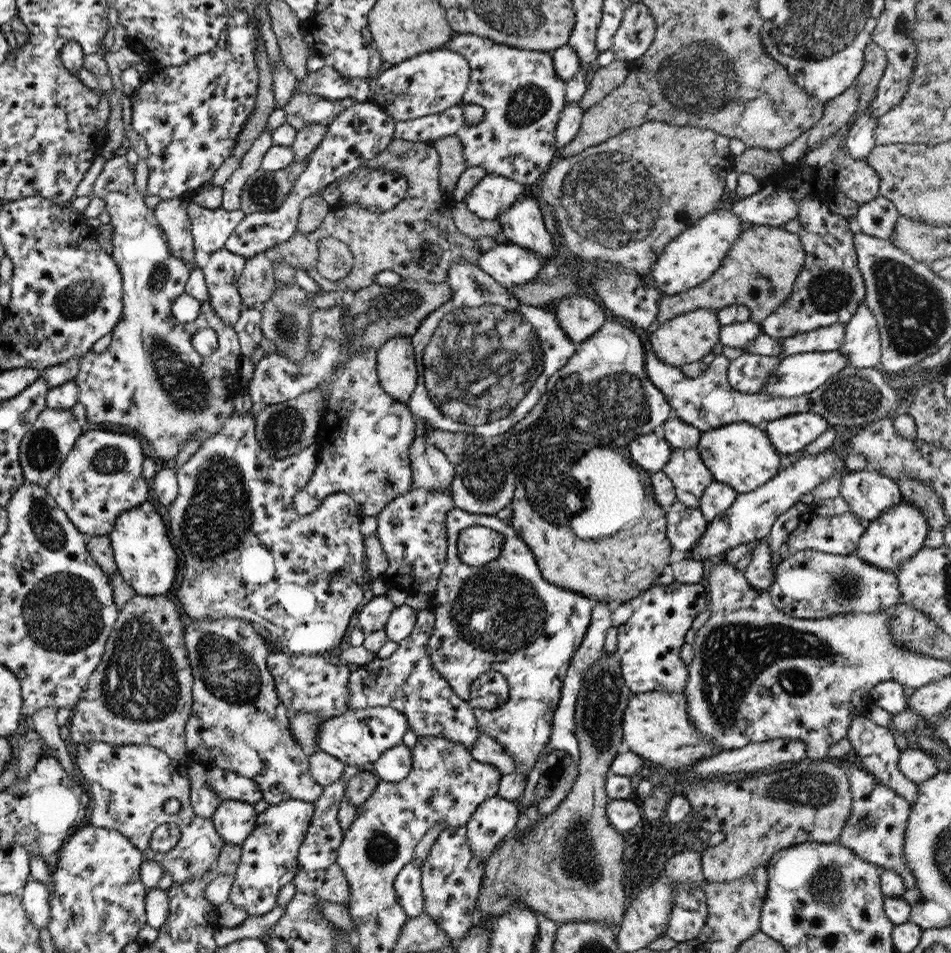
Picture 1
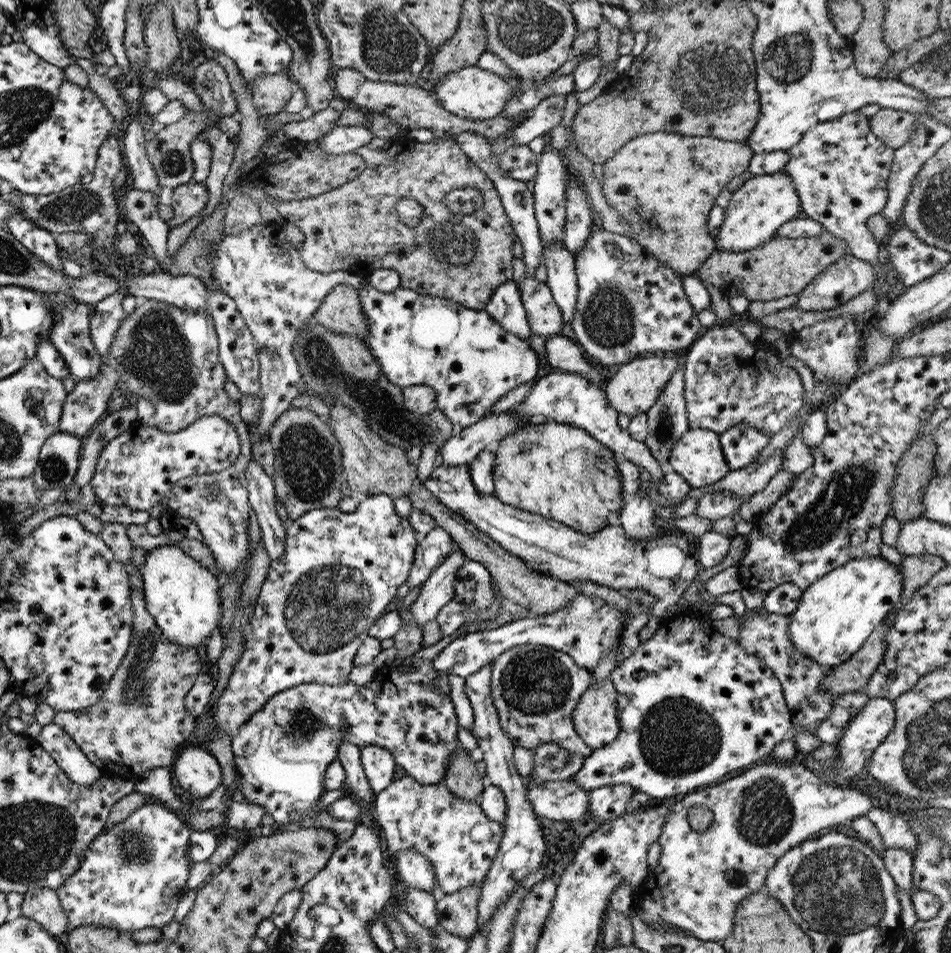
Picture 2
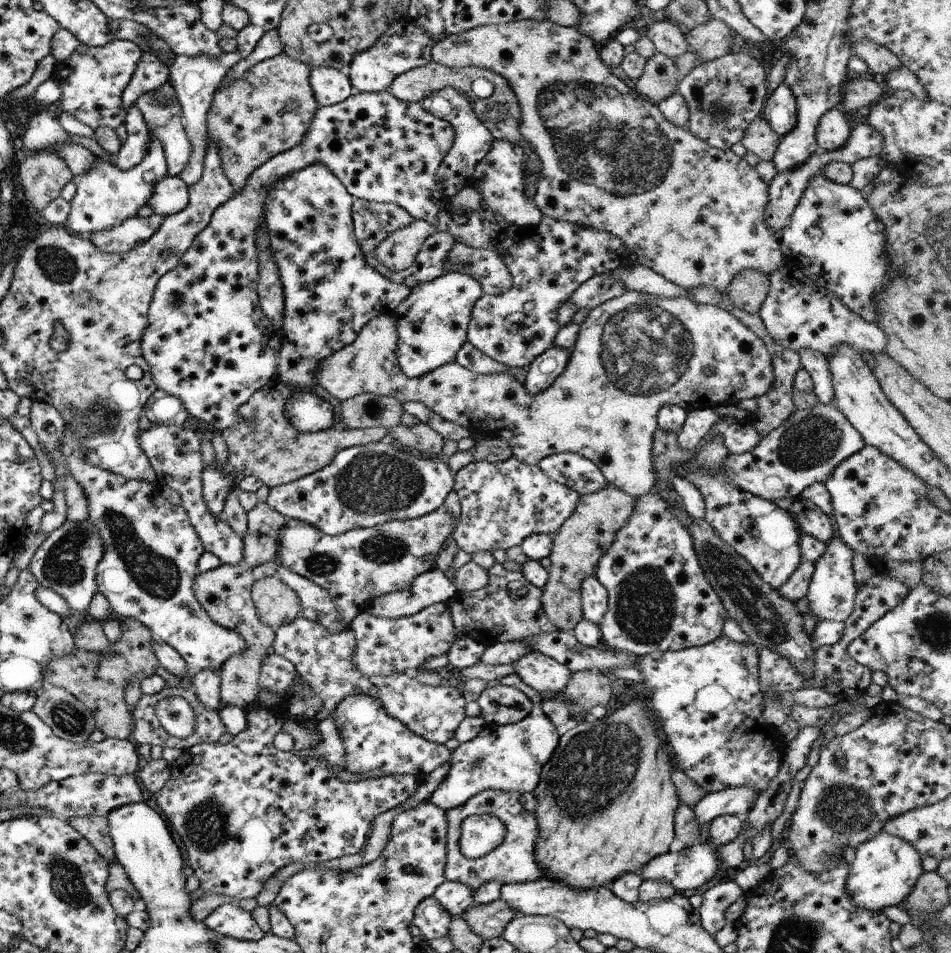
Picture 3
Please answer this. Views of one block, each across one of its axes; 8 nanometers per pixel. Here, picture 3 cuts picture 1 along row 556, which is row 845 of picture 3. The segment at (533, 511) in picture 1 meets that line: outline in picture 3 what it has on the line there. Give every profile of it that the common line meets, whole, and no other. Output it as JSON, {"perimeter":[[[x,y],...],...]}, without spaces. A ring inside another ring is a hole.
{"perimeter":[[[639,697],[628,706],[615,712],[610,712],[606,717],[610,720],[640,720],[642,724],[642,730],[640,730],[640,736],[644,738],[644,756],[640,756],[640,740],[636,736],[636,732],[632,732],[630,728],[624,722],[616,724],[616,722],[608,722],[608,720],[585,720],[582,723],[576,723],[570,725],[570,730],[560,737],[558,747],[552,754],[547,764],[544,764],[542,773],[540,774],[540,783],[536,786],[536,789],[532,794],[537,798],[537,806],[535,818],[538,822],[538,838],[536,838],[536,844],[534,844],[535,860],[538,866],[544,872],[544,877],[548,877],[550,880],[556,880],[556,882],[562,882],[562,884],[568,884],[570,888],[578,888],[578,890],[594,890],[594,888],[606,888],[610,882],[614,882],[616,878],[620,878],[622,874],[640,874],[644,866],[648,866],[656,856],[662,856],[669,852],[670,845],[676,838],[674,833],[676,808],[680,806],[676,786],[672,783],[672,768],[674,763],[670,756],[670,752],[666,748],[666,744],[663,742],[662,736],[657,733],[655,722],[653,721],[653,715],[646,707],[646,701],[643,697]]]}

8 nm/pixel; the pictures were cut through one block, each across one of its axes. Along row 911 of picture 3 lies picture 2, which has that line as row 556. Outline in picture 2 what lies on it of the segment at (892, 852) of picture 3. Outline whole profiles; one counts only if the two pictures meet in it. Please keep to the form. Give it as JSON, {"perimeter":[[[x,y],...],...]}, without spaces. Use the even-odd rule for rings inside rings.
{"perimeter":[[[881,556],[850,560],[847,564],[828,572],[803,591],[796,610],[790,614],[789,632],[794,647],[822,665],[836,667],[848,661],[900,603],[903,586],[901,570]]]}

